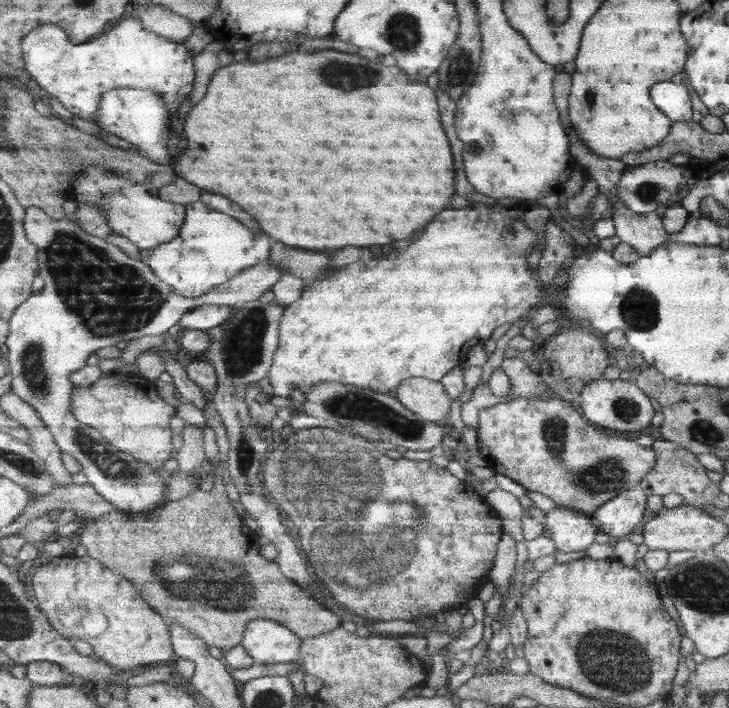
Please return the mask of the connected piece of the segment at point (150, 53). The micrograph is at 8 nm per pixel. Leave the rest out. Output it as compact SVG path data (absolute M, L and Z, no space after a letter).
M124 18L112 31L92 42L76 44L58 24L39 26L24 39L24 58L33 84L54 95L74 115L96 120L103 96L116 88L152 90L162 94L172 113L194 90L194 58L184 44L148 31L140 18Z

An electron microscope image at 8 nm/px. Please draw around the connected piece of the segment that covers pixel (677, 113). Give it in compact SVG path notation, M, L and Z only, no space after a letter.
M670 81L656 82L650 90L652 102L668 116L672 122L690 121L692 104L685 84Z

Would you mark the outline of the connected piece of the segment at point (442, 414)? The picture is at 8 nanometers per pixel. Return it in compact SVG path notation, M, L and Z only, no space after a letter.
M412 377L397 389L400 402L423 419L439 424L446 423L452 410L453 398L442 381Z

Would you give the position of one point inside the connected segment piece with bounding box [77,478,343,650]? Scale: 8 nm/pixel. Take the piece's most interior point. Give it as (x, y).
(195, 559)

